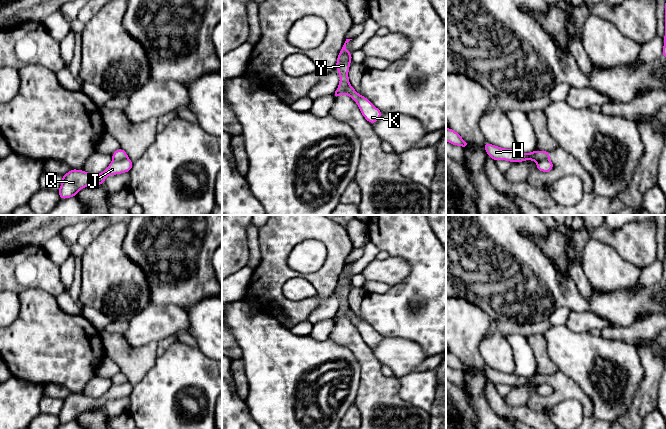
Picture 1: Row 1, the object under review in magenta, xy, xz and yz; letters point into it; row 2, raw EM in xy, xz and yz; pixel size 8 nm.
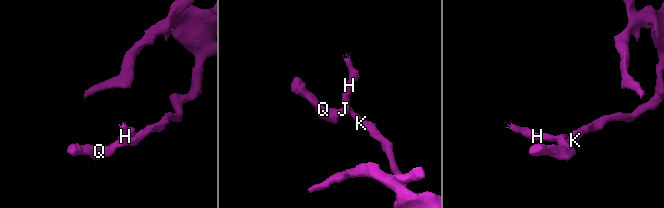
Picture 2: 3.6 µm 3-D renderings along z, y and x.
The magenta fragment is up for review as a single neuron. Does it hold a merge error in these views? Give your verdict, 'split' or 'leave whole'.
split

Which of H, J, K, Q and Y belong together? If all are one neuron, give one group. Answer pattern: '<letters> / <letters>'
H Y / J K Q

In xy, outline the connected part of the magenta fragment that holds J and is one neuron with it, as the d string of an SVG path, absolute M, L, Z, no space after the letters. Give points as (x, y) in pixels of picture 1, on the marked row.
M128 158L123 161L113 160L101 174L91 174L83 170L71 169L62 176L62 184L58 190L60 199L76 196L86 186L103 185L107 176L130 172L133 164Z

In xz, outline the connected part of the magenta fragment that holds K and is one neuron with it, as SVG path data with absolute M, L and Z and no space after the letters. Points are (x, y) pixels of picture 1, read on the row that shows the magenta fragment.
M348 87L346 93L357 103L362 115L369 123L374 124L383 115L367 98L359 95L353 87Z

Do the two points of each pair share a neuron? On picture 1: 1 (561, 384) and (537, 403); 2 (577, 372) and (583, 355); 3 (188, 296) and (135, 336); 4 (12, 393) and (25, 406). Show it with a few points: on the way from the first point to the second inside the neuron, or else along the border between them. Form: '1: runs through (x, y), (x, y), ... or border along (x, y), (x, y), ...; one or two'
1: runs through (560, 391), (548, 403), (544, 403); one
2: runs through (578, 368), (579, 359); one
3: border along (153, 303), (176, 304), (186, 311); two
4: runs through (15, 396), (22, 403); one

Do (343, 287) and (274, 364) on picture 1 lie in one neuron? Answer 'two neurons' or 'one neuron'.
two neurons

